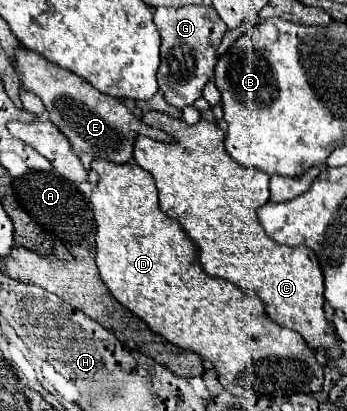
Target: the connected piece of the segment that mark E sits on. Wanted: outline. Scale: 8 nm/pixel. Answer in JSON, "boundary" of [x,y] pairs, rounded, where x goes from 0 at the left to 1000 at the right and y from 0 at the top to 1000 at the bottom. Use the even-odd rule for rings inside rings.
{"boundary":[[[52,114],[46,163],[63,182],[63,207],[127,246],[138,290],[202,338],[207,363],[219,372],[259,372],[277,387],[305,387],[323,397],[369,397],[380,387],[386,348],[409,328],[438,333],[450,343],[473,343],[473,348],[501,343],[484,324],[427,309],[421,299],[392,290],[346,241],[288,226],[236,187],[207,182],[207,173],[196,168],[173,168],[150,158],[144,148],[133,148],[98,124]]]}

